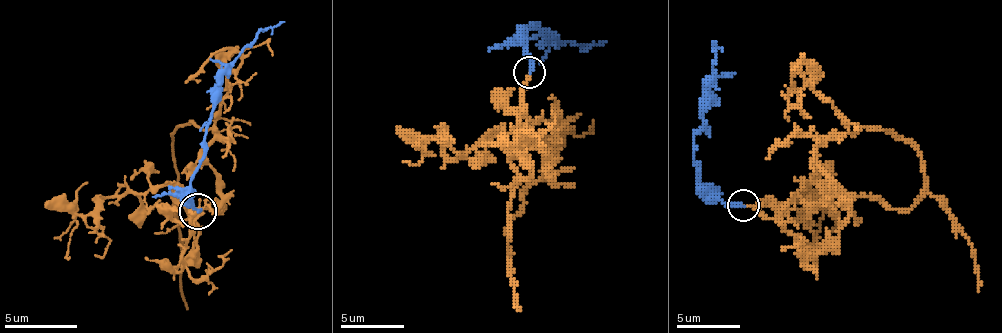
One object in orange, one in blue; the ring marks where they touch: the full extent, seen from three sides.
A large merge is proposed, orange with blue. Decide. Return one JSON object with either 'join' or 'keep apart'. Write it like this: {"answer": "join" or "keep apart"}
{"answer": "join"}

